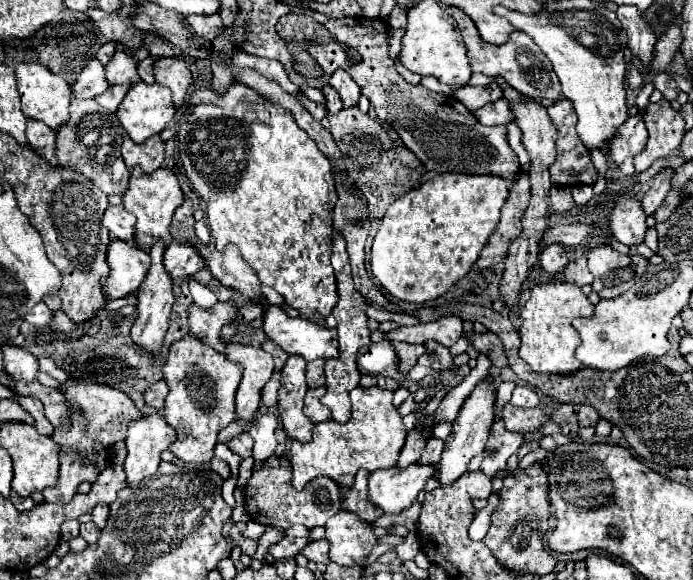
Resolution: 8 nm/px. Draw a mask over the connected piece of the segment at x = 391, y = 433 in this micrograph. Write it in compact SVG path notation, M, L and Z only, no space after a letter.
M357 386L351 390L353 414L345 424L327 420L313 424L313 438L309 444L291 442L291 464L293 464L293 486L301 490L309 480L317 476L329 476L341 486L351 486L359 468L375 472L379 468L391 468L397 464L399 452L405 444L405 424L391 404L393 392L387 388Z

